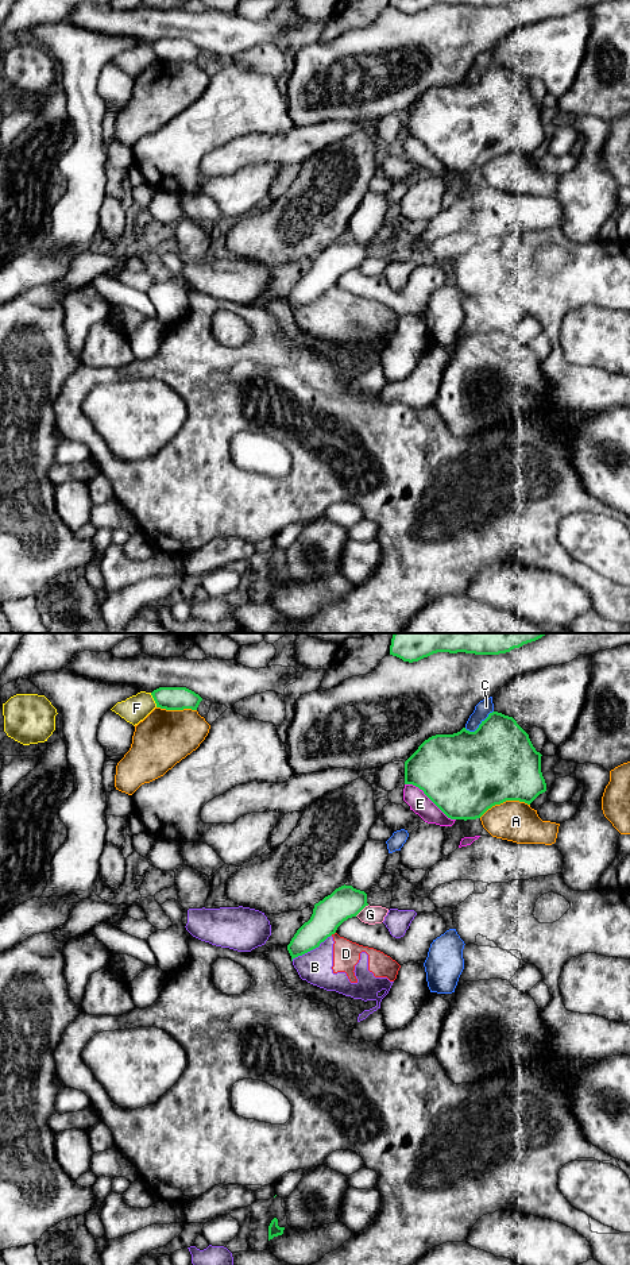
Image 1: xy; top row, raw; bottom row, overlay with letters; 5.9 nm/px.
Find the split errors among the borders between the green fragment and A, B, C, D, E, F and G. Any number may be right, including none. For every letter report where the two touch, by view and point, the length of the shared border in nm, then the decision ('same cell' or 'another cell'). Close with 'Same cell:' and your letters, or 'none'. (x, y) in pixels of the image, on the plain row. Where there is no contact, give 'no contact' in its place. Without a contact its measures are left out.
A: contact xy (503, 153); length 320 nm; another cell
B: contact xy (310, 301); length 280 nm; another cell
C: contact xy (479, 77); length 200 nm; another cell
D: contact xy (332, 285); length 40 nm; another cell
E: contact xy (431, 151); length 380 nm; another cell
F: contact xy (154, 51); length 100 nm; another cell
G: contact xy (362, 261); length 110 nm; another cell
Same cell: none

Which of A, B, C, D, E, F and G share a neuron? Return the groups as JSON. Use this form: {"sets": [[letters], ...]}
{"sets": [["A"], ["B", "D"], ["C"], ["E"], ["F"], ["G"]]}

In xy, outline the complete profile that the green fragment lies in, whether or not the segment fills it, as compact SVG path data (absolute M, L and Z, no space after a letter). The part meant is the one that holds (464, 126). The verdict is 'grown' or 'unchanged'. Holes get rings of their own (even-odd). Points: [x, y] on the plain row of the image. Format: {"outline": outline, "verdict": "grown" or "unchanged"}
{"outline": "M492 63L475 84L463 80L453 86L425 92L405 113L405 136L413 136L451 171L476 171L506 153L530 157L546 143L541 105L513 69Z", "verdict": "unchanged"}

